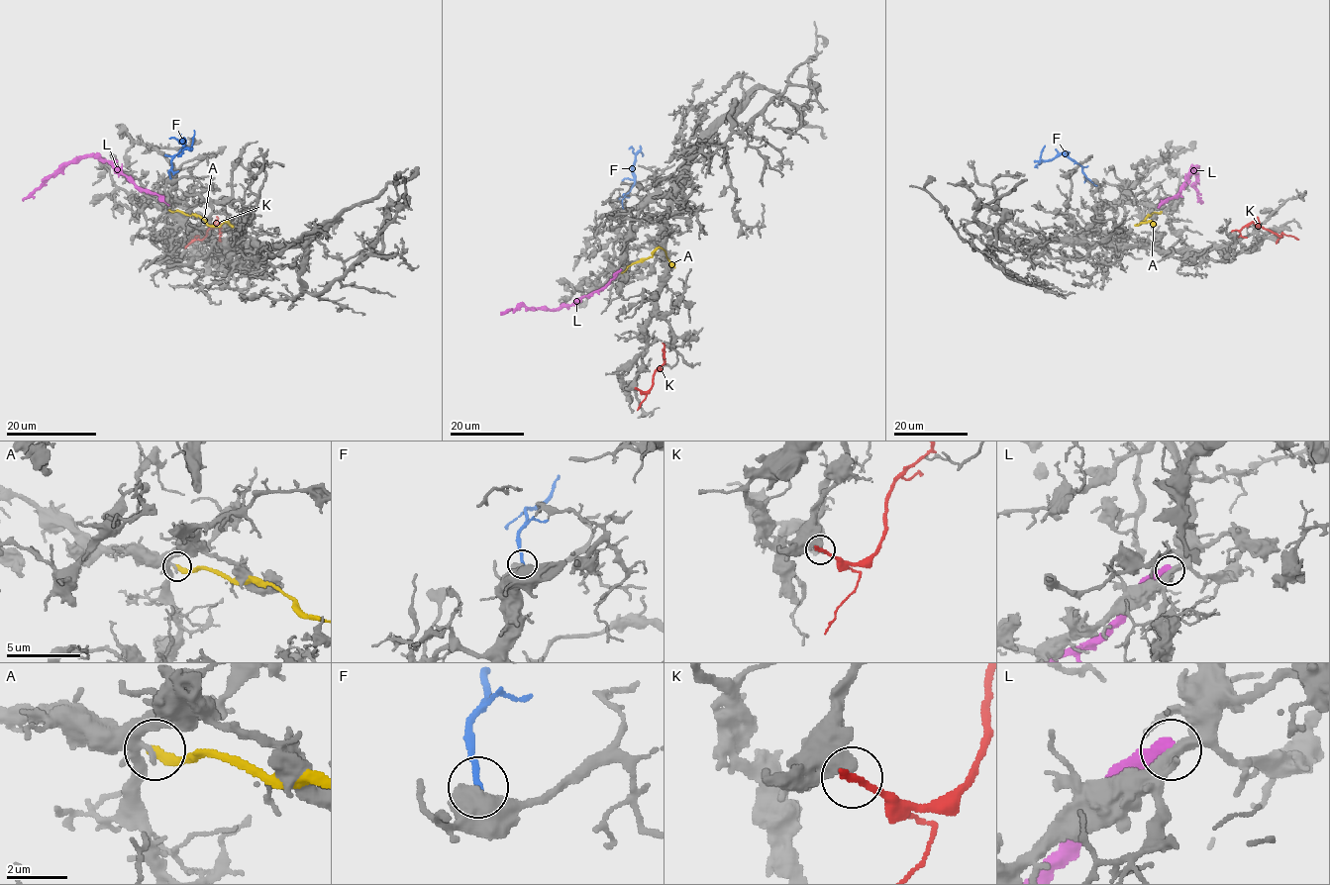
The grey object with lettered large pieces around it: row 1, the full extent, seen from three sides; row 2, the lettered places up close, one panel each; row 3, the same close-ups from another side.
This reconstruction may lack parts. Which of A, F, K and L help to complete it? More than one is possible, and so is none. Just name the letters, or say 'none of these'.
none of these

